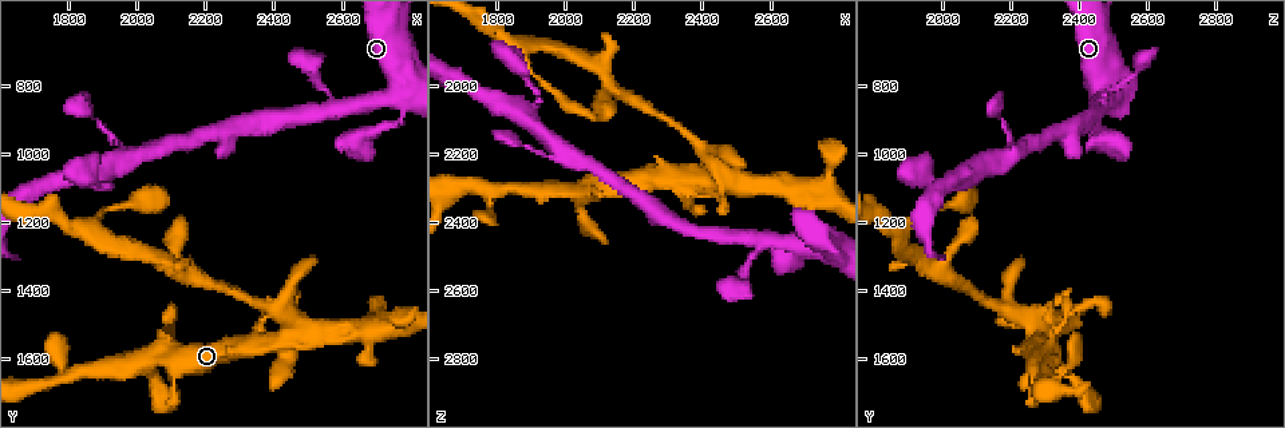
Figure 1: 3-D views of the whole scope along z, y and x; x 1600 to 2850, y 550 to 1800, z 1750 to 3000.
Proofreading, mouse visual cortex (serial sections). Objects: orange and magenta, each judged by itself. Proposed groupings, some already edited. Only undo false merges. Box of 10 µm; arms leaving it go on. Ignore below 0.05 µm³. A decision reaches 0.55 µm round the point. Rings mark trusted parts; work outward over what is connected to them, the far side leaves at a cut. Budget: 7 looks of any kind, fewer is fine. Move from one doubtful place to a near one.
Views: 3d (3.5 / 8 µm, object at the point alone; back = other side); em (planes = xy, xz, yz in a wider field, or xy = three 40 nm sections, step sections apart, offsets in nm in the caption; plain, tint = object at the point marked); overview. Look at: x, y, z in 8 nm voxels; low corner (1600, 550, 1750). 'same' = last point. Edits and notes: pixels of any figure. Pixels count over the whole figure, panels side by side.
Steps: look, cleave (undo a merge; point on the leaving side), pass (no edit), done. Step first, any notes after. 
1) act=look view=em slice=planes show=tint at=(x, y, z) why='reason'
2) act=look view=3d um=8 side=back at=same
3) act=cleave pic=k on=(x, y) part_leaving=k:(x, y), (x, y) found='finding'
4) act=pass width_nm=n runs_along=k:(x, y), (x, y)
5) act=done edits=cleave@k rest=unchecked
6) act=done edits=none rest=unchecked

act=look view=3d um=3.5 at=(2450, 1520, 2280) why='sharp bend'

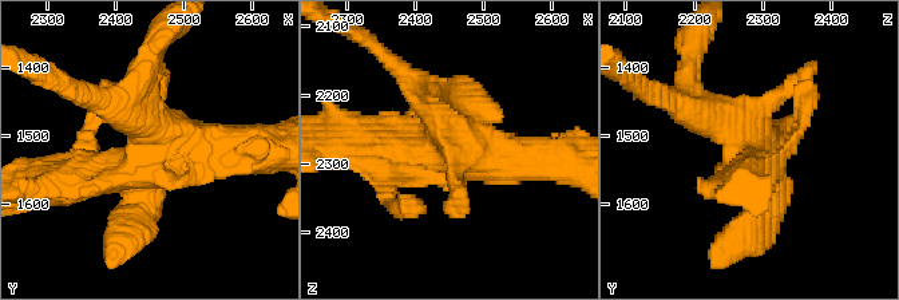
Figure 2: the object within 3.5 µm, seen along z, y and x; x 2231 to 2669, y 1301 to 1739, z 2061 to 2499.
act=look view=em slice=xy step=5 show=tint at=(2455, 1530, 2270)

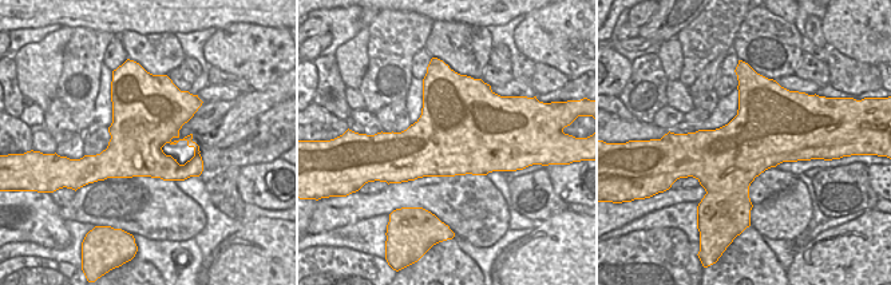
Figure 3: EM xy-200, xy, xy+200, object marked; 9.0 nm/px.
act=pass runs_along=2:(747, 177), (737, 137), (685, 107) found='all the same cell'

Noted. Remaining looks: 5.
act=look view=em slice=xy step=1 show=tint at=(2580, 870, 2460)

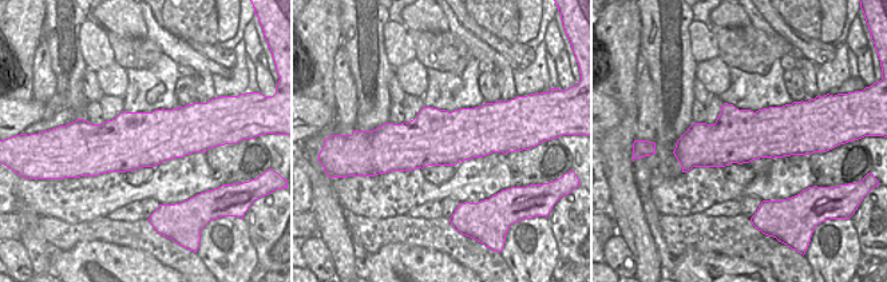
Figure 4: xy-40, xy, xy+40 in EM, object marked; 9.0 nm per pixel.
act=look view=3d um=3.5 at=same

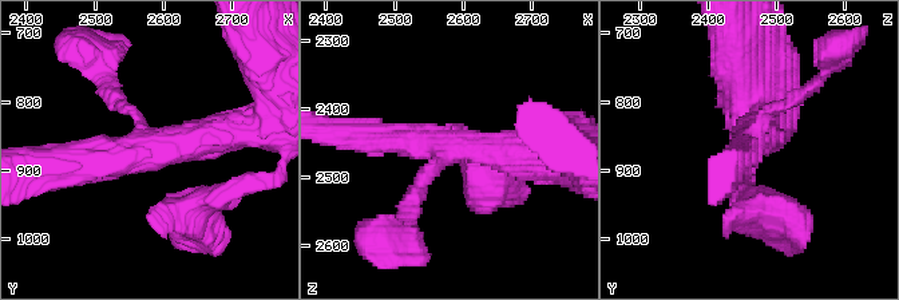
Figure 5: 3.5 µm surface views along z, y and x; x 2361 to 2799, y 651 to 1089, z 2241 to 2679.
act=pass found='all the same cell'

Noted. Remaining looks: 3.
act=look view=3d um=3.5 at=(2700, 1500, 2320) why='looks like a crossing'

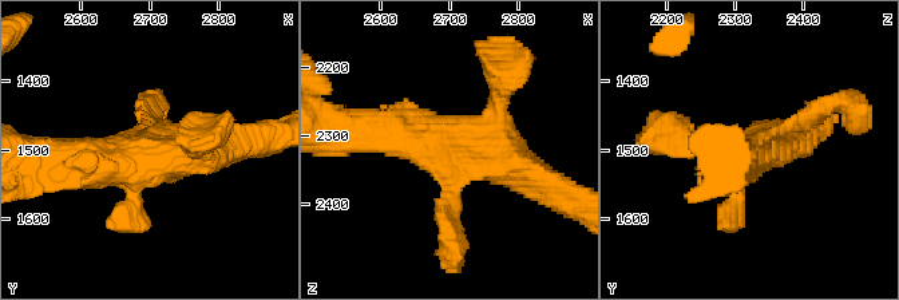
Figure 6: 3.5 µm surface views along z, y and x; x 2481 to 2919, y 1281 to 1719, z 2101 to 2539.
act=look view=em slice=xy step=5 show=tint at=(2705, 1500, 2320) why='now the EM'

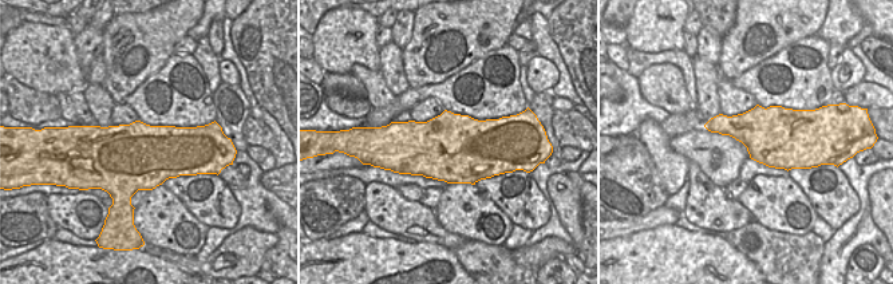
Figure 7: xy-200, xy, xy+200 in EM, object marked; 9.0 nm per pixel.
act=pass runs_along=6:(368, 130), (470, 147), (531, 178) found='all the same cell'

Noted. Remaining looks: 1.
act=done edits=none rest=unchecked

